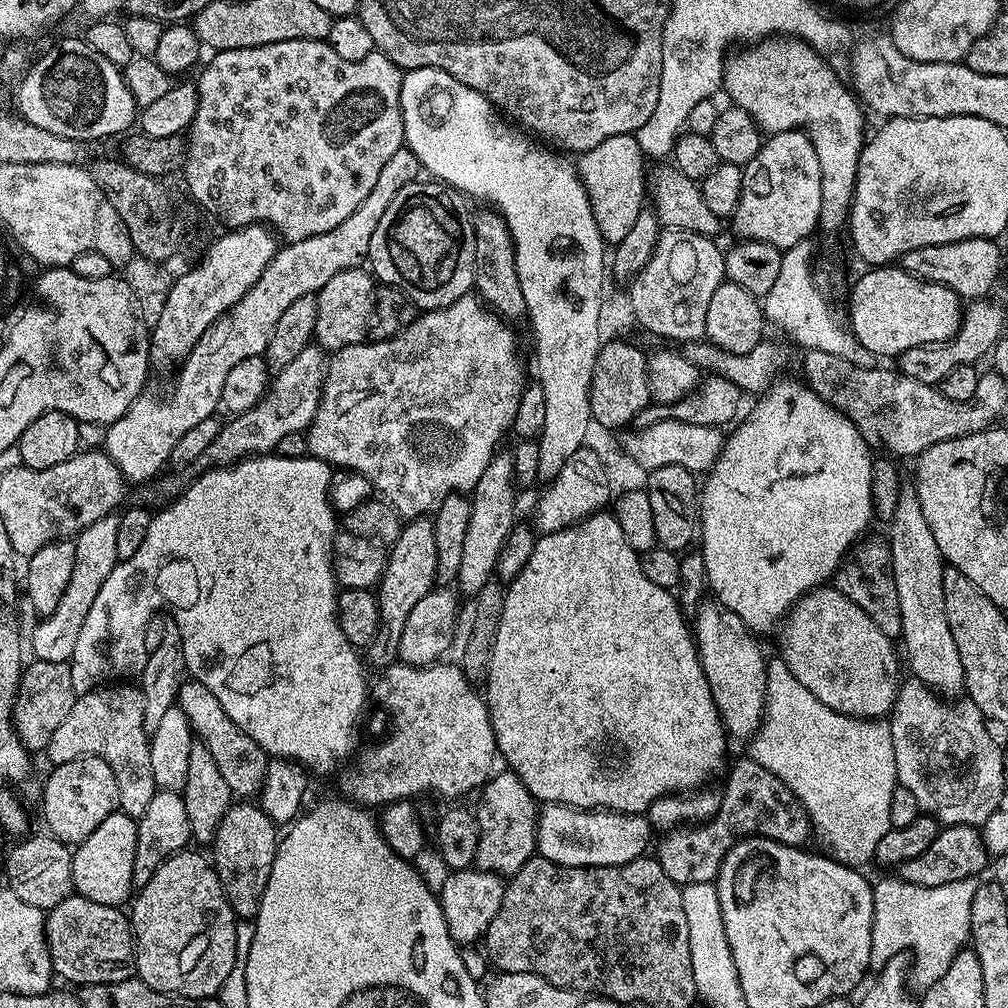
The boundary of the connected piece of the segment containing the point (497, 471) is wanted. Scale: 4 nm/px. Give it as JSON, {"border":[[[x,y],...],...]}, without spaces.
{"border":[[[497,451],[492,457],[490,466],[486,466],[485,473],[482,474],[482,478],[478,478],[470,493],[472,502],[470,527],[466,529],[466,539],[462,546],[462,563],[458,565],[458,574],[455,578],[459,591],[465,597],[468,595],[468,598],[474,598],[482,590],[482,586],[486,586],[486,582],[493,579],[500,552],[518,524],[516,492],[518,493],[518,485],[511,451]]]}

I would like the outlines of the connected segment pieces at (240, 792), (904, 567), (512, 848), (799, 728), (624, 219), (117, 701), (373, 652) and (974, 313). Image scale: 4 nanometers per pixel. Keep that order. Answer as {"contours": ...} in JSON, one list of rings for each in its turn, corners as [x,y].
{"contours":[[[[188,678],[185,679],[180,687],[178,697],[178,707],[184,711],[188,724],[192,727],[195,739],[210,750],[214,763],[217,764],[222,778],[226,778],[226,786],[230,786],[233,797],[252,798],[259,793],[261,786],[264,784],[264,775],[268,769],[269,755],[250,738],[250,734],[243,732],[218,706],[218,698],[206,690],[202,682]]],[[[901,487],[898,494],[898,506],[890,521],[886,543],[892,555],[894,566],[894,586],[898,586],[898,610],[902,610],[902,630],[900,636],[904,640],[902,652],[906,657],[906,668],[913,677],[920,679],[924,685],[944,698],[956,698],[964,692],[964,671],[962,658],[958,654],[958,645],[954,643],[954,634],[950,634],[950,622],[946,622],[946,594],[942,590],[942,574],[946,561],[938,550],[938,542],[934,542],[934,533],[926,522],[926,514],[922,514],[922,502],[918,502],[915,487]]],[[[511,770],[503,771],[497,771],[484,785],[479,793],[480,805],[474,808],[480,831],[475,867],[494,872],[501,878],[511,878],[518,874],[518,870],[522,870],[522,866],[526,866],[526,862],[537,851],[538,801]]],[[[769,659],[767,666],[764,719],[760,722],[760,729],[750,737],[748,756],[774,774],[793,793],[808,815],[815,839],[820,839],[819,847],[827,855],[850,868],[863,869],[863,864],[875,857],[878,841],[893,828],[890,797],[898,783],[891,726],[883,719],[857,720],[854,716],[830,710],[826,702],[818,702],[818,698],[814,698],[814,694],[790,674],[790,666],[786,666],[784,660]]],[[[634,134],[606,138],[579,155],[577,171],[587,191],[600,237],[606,244],[617,244],[626,238],[638,214],[644,210],[642,200],[645,201],[647,185],[644,160],[646,161],[646,154],[641,150],[640,141]]],[[[120,682],[115,686],[103,686],[84,695],[77,695],[76,701],[70,706],[70,714],[66,714],[66,718],[62,718],[62,726],[54,730],[46,747],[46,755],[48,754],[49,765],[52,766],[77,760],[79,756],[102,758],[102,762],[106,762],[106,766],[114,770],[114,782],[118,782],[119,811],[138,818],[158,789],[154,782],[154,769],[150,767],[149,733],[143,726],[143,694],[139,687],[132,685],[131,688],[128,684],[130,683]]],[[[428,518],[409,519],[401,527],[399,538],[387,553],[384,573],[380,576],[380,583],[375,589],[380,625],[378,634],[367,646],[366,660],[369,665],[372,663],[376,670],[383,670],[397,663],[402,626],[406,626],[406,618],[410,618],[410,610],[414,610],[414,605],[420,599],[426,598],[428,592],[433,591],[437,570],[438,542],[433,521]]],[[[981,298],[973,300],[963,309],[960,317],[960,329],[952,335],[950,340],[942,344],[927,344],[921,348],[906,350],[898,358],[898,371],[901,376],[914,378],[914,382],[926,382],[939,386],[942,378],[954,370],[954,366],[963,364],[976,364],[980,359],[987,357],[996,347],[1000,337],[1005,335],[1004,312],[996,304],[991,304],[991,299]]]]}

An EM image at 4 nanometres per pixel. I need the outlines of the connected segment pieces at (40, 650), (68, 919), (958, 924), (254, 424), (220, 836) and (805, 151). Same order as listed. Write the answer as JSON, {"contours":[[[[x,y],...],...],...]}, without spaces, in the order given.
{"contours":[[[[113,514],[86,526],[75,537],[76,553],[74,554],[74,574],[70,574],[70,586],[66,586],[66,594],[58,601],[54,614],[43,617],[40,625],[32,632],[32,656],[46,662],[68,662],[74,654],[78,634],[82,624],[102,588],[102,582],[114,570],[118,554],[118,522],[119,515]]],[[[75,894],[67,896],[58,906],[47,909],[44,917],[44,937],[52,959],[52,970],[57,977],[69,980],[75,986],[113,984],[133,979],[136,970],[136,940],[132,936],[132,922],[123,911],[114,906],[102,906],[102,902],[90,902]]],[[[903,878],[872,884],[874,918],[870,934],[870,965],[879,970],[899,952],[910,954],[910,984],[923,990],[934,986],[950,962],[970,940],[970,902],[974,902],[975,879],[946,882],[946,886],[914,886]]],[[[309,346],[282,371],[275,373],[270,387],[252,409],[233,415],[229,424],[221,427],[220,433],[206,446],[199,463],[204,466],[227,466],[239,464],[250,456],[266,456],[275,453],[278,442],[286,434],[304,432],[311,424],[324,392],[326,352],[319,346]]],[[[256,802],[233,803],[218,826],[216,839],[210,845],[210,859],[237,917],[254,918],[258,914],[260,899],[266,890],[266,882],[270,882],[270,870],[276,857],[276,832],[278,825]]],[[[774,132],[771,133],[761,143],[758,154],[754,154],[754,158],[750,158],[750,162],[743,165],[742,168],[742,194],[738,198],[738,206],[732,212],[730,223],[732,228],[737,232],[737,237],[740,240],[757,240],[758,242],[770,242],[770,246],[778,246],[781,250],[793,248],[798,242],[809,239],[813,234],[812,231],[817,231],[820,223],[820,211],[822,210],[822,170],[818,166],[818,154],[814,154],[814,146],[810,142],[810,138],[805,132]]]]}

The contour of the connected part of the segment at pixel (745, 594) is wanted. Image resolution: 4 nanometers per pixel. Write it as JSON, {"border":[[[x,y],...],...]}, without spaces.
{"border":[[[777,379],[772,387],[757,399],[760,401],[753,406],[752,413],[744,421],[741,419],[732,428],[737,427],[732,433],[730,431],[727,433],[724,449],[710,470],[711,472],[728,472],[728,488],[724,488],[724,524],[716,524],[716,540],[708,536],[702,541],[704,565],[708,575],[706,584],[711,595],[712,592],[716,595],[713,596],[715,603],[721,604],[724,608],[733,609],[738,614],[738,618],[742,618],[744,625],[756,634],[766,631],[768,624],[779,625],[807,592],[827,585],[835,577],[837,568],[844,563],[853,545],[865,535],[863,532],[867,530],[868,523],[874,520],[870,490],[874,456],[873,453],[868,453],[871,452],[870,446],[860,437],[860,431],[856,428],[855,422],[832,404],[819,399],[814,389],[809,388],[807,383],[799,379],[798,381],[784,379]]]}

